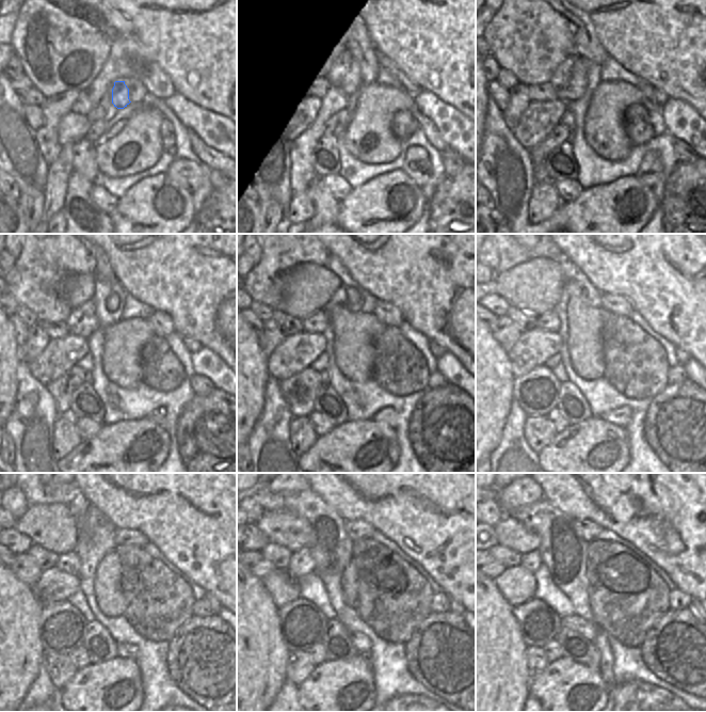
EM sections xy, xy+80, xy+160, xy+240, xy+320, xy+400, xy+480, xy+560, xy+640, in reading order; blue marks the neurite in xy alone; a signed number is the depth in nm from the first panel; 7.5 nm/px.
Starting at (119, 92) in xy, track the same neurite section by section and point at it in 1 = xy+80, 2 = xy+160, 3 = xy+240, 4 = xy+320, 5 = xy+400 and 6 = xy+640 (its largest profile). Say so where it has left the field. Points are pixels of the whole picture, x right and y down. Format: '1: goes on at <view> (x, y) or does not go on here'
1: goes on at xy+80 (347, 79)
2: goes on at xy+160 (570, 80)
3: goes on at xy+240 (82, 321)
4: goes on at xy+320 (317, 322)
5: goes on at xy+400 (549, 321)
6: goes on at xy+640 (531, 560)

